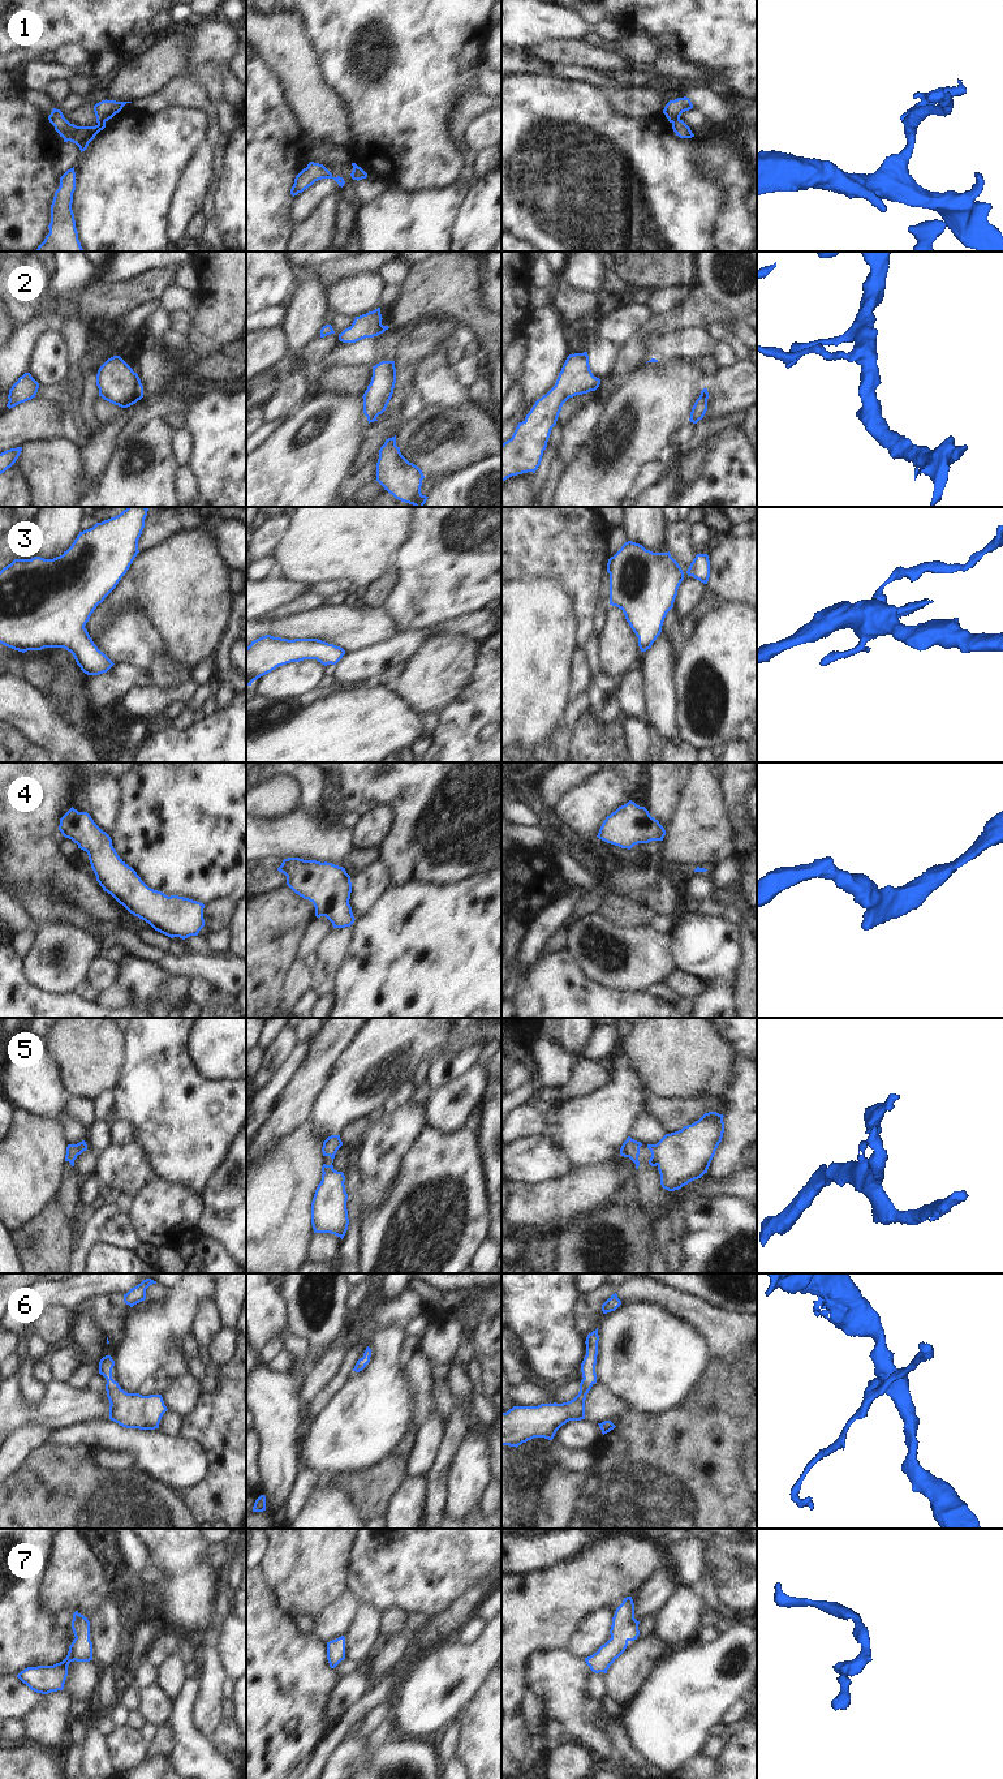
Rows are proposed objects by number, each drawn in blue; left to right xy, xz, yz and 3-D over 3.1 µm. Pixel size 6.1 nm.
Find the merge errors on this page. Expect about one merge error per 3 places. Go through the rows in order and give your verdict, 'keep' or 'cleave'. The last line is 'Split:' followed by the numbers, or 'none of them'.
1: cleave
2: keep
3: keep
4: keep
5: keep
6: keep
7: keep
Split: 1

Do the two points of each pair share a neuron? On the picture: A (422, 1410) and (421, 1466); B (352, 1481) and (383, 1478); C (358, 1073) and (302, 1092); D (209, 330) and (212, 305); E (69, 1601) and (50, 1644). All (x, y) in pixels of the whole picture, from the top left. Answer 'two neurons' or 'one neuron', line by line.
A: two neurons
B: one neuron
C: two neurons
D: one neuron
E: two neurons

